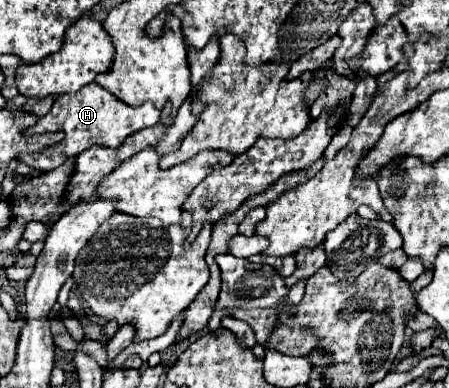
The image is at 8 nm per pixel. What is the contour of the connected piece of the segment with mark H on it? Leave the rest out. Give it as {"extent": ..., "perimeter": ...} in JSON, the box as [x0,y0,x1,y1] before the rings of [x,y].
{"extent":[20,83,160,171],"perimeter":[[[88,83],[84,85],[78,93],[72,95],[58,95],[52,109],[38,119],[38,123],[30,129],[26,129],[28,133],[46,133],[46,131],[64,131],[66,137],[64,141],[46,147],[44,151],[38,153],[24,153],[20,161],[28,163],[34,169],[40,171],[50,171],[54,167],[60,167],[66,159],[78,157],[86,147],[90,145],[106,145],[106,147],[116,147],[120,145],[128,135],[146,129],[146,127],[154,127],[160,123],[160,109],[154,107],[132,107],[126,105],[122,101],[118,101],[110,91],[106,91],[104,87],[100,87],[98,83]]]}

